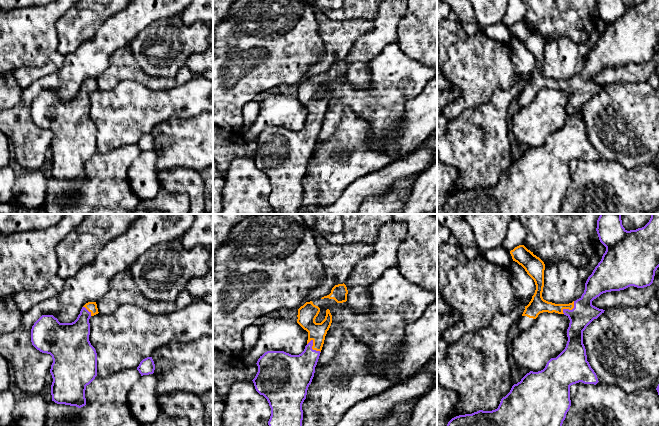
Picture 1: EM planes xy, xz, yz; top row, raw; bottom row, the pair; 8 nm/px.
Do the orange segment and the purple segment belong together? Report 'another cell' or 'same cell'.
same cell

